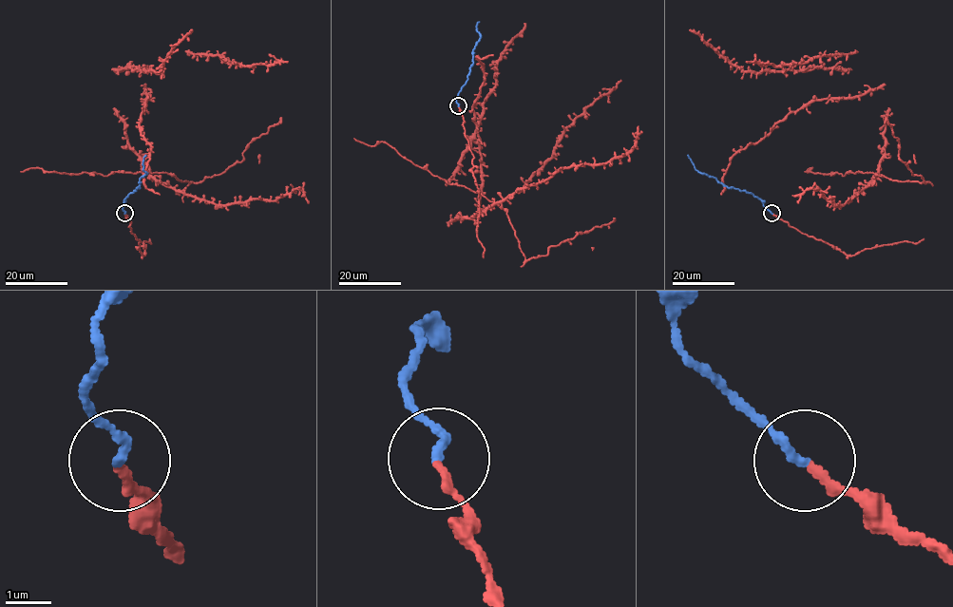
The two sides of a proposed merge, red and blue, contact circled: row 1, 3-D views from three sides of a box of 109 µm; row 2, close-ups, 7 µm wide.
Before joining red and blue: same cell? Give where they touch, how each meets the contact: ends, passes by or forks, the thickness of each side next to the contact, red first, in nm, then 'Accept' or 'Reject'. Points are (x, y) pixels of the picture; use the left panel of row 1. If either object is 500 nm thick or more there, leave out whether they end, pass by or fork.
Place: (124, 213). At the ring red ends. At the ring blue ends. Thickness 190 nm (red) against 200 nm. Accept

